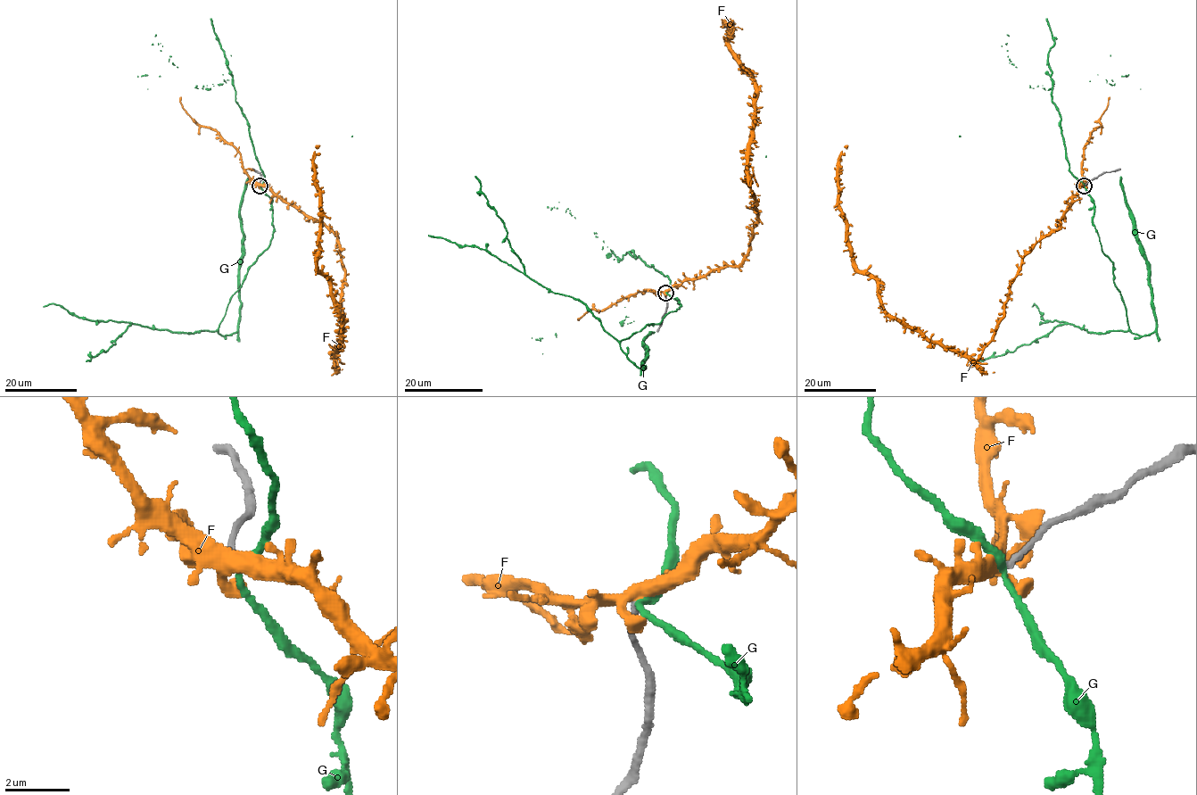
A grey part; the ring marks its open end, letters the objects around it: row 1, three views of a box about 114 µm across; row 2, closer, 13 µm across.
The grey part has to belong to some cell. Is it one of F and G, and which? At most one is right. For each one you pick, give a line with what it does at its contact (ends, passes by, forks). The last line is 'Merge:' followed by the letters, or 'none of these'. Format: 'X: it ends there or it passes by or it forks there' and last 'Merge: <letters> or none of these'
Merge: none of these

